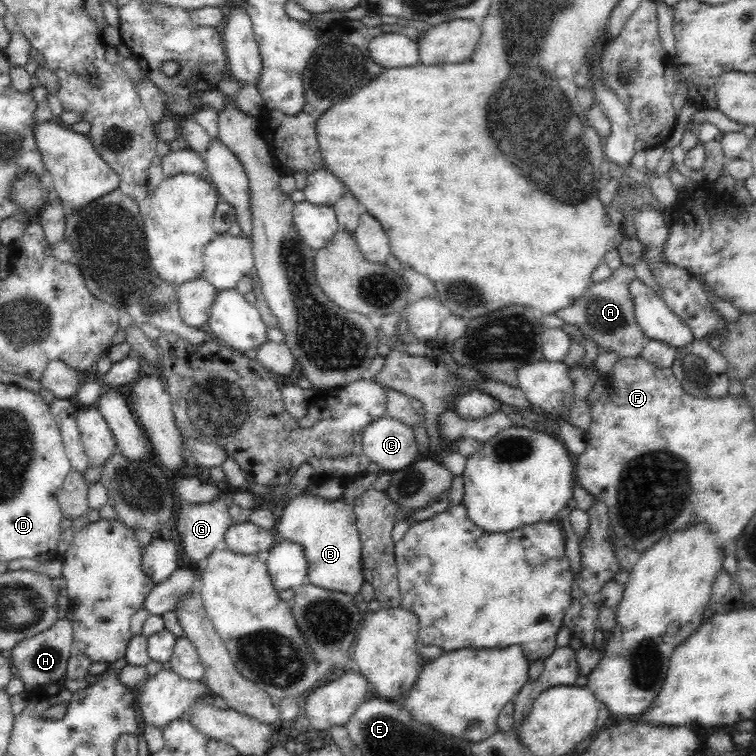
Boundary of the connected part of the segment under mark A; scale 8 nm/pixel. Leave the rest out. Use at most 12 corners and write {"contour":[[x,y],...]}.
{"contour":[[622,264],[554,314],[599,350],[641,357],[636,321]]}

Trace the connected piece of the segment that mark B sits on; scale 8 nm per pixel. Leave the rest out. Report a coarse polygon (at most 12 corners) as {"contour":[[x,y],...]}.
{"contour":[[289,497],[275,536],[300,543],[308,582],[359,598],[356,513],[344,499]]}

